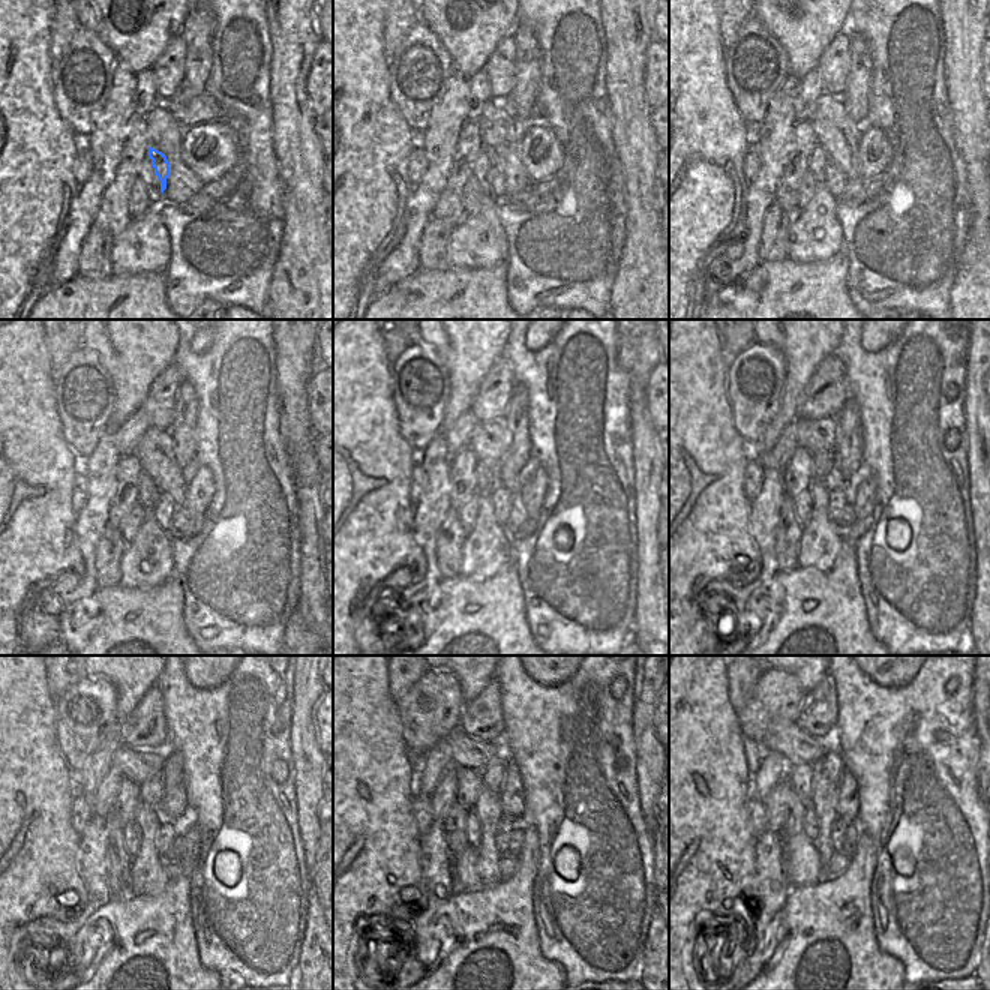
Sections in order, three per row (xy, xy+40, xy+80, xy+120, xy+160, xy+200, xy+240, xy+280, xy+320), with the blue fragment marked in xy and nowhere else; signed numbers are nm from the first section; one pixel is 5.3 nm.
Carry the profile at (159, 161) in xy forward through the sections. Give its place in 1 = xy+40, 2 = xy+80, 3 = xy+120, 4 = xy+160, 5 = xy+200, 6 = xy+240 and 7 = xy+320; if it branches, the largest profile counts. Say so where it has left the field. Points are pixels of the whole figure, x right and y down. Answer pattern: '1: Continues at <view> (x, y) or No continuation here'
1: Continues at xy+40 (495, 180)
2: Continues at xy+80 (834, 180)
3: Continues at xy+120 (164, 507)
4: Continues at xy+160 (503, 500)
5: Continues at xy+200 (839, 497)
6: Continues at xy+240 (165, 833)
7: Continues at xy+320 (839, 825)

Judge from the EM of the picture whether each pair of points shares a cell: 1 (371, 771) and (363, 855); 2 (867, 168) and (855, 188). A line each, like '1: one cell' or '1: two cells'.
1: one cell
2: two cells

